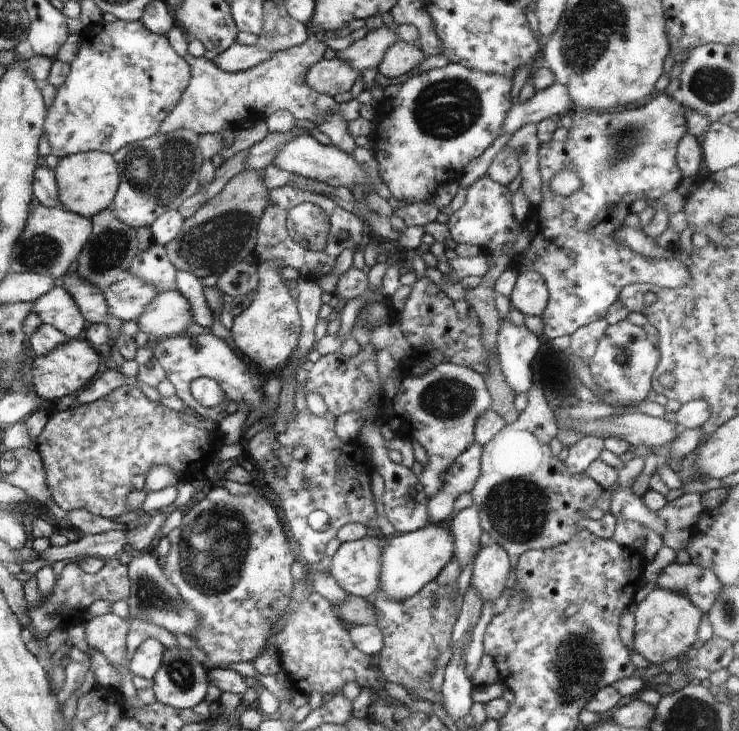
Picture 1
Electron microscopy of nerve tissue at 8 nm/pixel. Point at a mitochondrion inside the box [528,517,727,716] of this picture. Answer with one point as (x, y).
(578, 662)

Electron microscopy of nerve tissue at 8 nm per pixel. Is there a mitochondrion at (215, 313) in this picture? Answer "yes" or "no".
no

